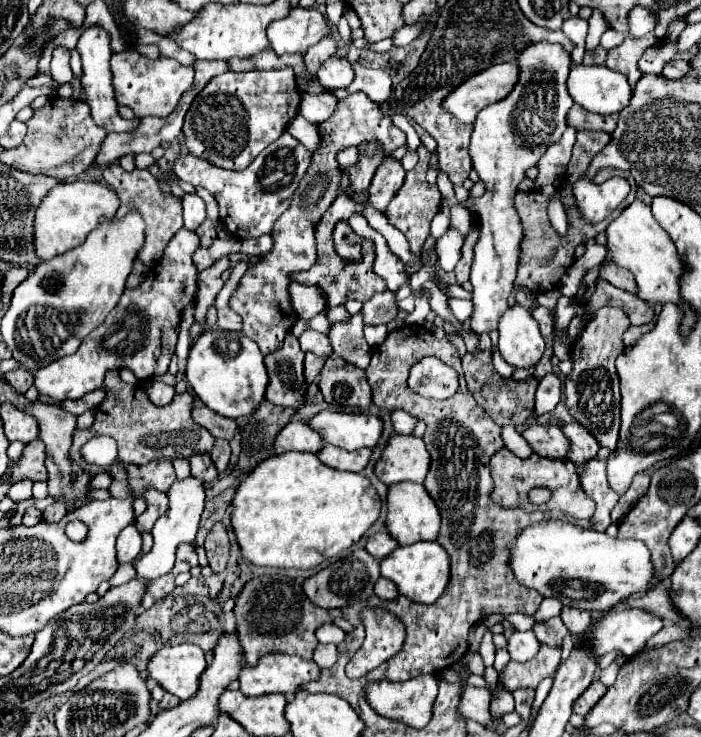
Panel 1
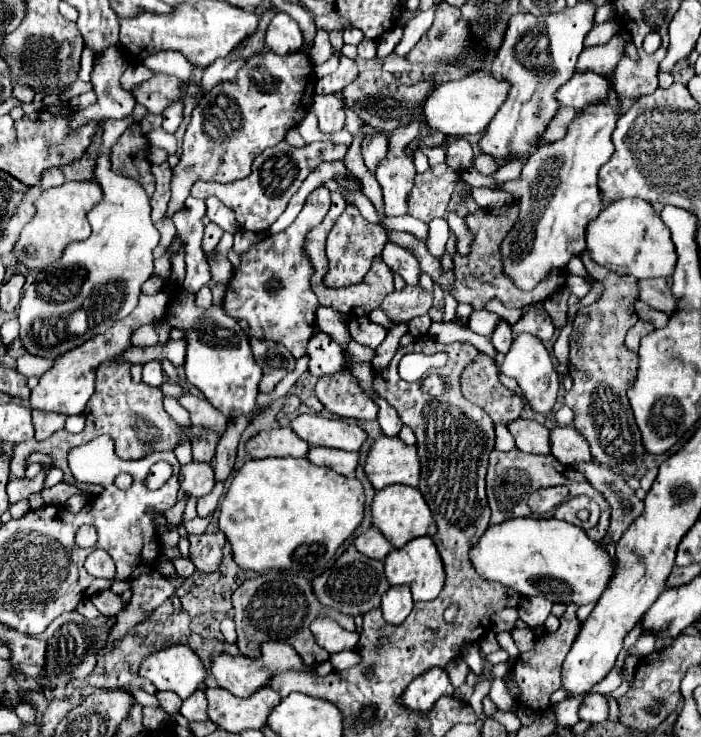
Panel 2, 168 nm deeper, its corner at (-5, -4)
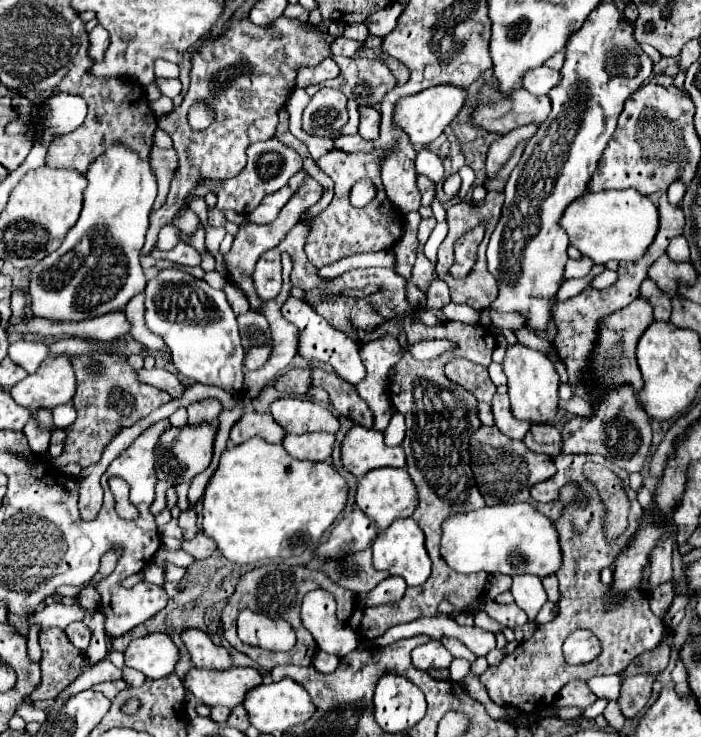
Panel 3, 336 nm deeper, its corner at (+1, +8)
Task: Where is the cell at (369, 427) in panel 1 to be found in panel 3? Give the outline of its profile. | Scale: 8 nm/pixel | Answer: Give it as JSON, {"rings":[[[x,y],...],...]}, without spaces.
{"rings":[[[285,396],[281,400],[275,400],[269,412],[289,434],[305,432],[337,434],[339,430],[339,418],[335,418],[333,412],[329,412],[325,406],[308,399]]]}

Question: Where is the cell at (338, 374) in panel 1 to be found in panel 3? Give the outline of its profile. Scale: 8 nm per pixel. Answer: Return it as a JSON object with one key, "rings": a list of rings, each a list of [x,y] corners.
{"rings":[[[313,368],[311,378],[313,378],[313,386],[327,390],[333,408],[341,416],[347,416],[365,428],[373,426],[373,414],[353,384],[347,384],[345,380],[341,380],[339,376],[335,376],[323,368]]]}

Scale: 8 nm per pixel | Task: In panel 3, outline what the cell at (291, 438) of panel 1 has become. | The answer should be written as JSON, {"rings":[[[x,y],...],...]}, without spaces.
{"rings":[[[247,410],[243,418],[231,428],[231,442],[237,446],[251,440],[253,436],[261,436],[271,444],[281,444],[285,438],[285,428],[281,428],[269,412],[259,414],[255,410]]]}

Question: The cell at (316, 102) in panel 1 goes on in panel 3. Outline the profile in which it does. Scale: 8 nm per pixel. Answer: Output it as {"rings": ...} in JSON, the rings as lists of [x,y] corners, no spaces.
{"rings":[[[321,88],[313,94],[303,112],[303,130],[307,134],[329,136],[347,122],[347,98],[333,88]]]}

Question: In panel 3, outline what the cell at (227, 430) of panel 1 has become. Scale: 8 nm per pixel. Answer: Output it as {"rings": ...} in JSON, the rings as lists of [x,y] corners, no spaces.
{"rings":[[[153,368],[153,370],[139,370],[139,380],[155,386],[155,388],[161,388],[165,392],[171,394],[171,398],[181,398],[183,396],[183,390],[185,386],[179,382],[179,378],[163,368]]]}

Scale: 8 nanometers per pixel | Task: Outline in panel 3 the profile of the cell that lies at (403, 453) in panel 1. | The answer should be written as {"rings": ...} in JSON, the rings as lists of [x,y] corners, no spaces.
{"rings":[[[355,424],[349,430],[341,446],[341,458],[343,458],[343,466],[357,478],[365,476],[369,470],[375,468],[405,466],[403,446],[385,446],[381,430],[363,428],[359,424]]]}

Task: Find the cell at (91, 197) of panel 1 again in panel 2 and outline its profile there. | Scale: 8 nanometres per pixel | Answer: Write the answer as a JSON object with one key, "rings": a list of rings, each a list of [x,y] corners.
{"rings":[[[65,182],[55,188],[47,188],[35,202],[35,216],[21,228],[19,240],[15,244],[17,264],[27,270],[41,270],[53,264],[67,244],[85,240],[91,234],[91,226],[87,222],[87,212],[101,200],[103,192],[97,182]]]}

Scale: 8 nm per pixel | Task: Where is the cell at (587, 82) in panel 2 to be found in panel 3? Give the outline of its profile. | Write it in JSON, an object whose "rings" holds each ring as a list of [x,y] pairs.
{"rings":[[[539,66],[527,74],[527,78],[523,80],[523,88],[527,88],[531,94],[541,96],[541,94],[549,94],[549,90],[555,88],[559,82],[561,82],[559,70]]]}

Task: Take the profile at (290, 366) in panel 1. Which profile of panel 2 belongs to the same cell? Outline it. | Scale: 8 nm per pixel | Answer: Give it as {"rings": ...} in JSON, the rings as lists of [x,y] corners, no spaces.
{"rings":[[[253,336],[249,338],[249,344],[257,364],[263,370],[259,392],[271,392],[283,376],[295,370],[295,358],[283,344],[269,340],[253,340]]]}

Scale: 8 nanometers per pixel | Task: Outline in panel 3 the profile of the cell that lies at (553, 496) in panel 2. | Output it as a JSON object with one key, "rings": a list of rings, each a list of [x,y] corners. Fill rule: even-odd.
{"rings":[[[561,452],[555,458],[557,474],[549,480],[543,480],[535,486],[531,486],[531,498],[537,502],[553,502],[557,500],[557,490],[575,480],[581,484],[581,488],[589,496],[589,506],[581,508],[577,500],[573,500],[567,508],[565,514],[553,522],[559,530],[559,540],[563,548],[563,572],[559,572],[559,590],[561,598],[557,602],[559,612],[557,616],[547,622],[539,624],[535,634],[521,642],[511,654],[507,654],[501,664],[489,666],[489,670],[479,678],[487,692],[489,698],[499,704],[499,706],[511,706],[517,708],[519,712],[525,714],[539,714],[541,710],[549,708],[557,696],[557,692],[571,680],[587,680],[593,676],[607,676],[607,674],[619,674],[623,668],[629,666],[629,662],[655,648],[661,642],[661,632],[663,632],[663,622],[649,610],[649,598],[645,592],[631,592],[627,600],[613,612],[603,612],[603,602],[607,594],[607,586],[599,582],[599,572],[603,566],[611,566],[615,562],[615,556],[621,552],[621,548],[627,544],[627,536],[619,536],[613,542],[605,540],[605,504],[599,500],[597,488],[583,478],[583,464],[587,460],[593,460],[591,454],[565,454]],[[577,628],[589,628],[601,638],[603,652],[595,660],[595,664],[585,664],[585,666],[567,666],[561,646],[565,638],[577,630]]]}

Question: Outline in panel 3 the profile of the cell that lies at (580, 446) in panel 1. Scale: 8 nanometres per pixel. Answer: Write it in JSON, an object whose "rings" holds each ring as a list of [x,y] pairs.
{"rings":[[[533,424],[523,442],[529,450],[555,458],[563,448],[563,434],[555,424]]]}

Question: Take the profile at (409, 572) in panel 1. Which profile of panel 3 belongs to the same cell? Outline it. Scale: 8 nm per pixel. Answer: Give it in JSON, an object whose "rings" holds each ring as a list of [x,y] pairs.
{"rings":[[[413,518],[397,520],[387,530],[381,530],[375,538],[373,546],[373,564],[379,570],[387,570],[389,574],[405,578],[407,586],[421,586],[431,574],[431,558],[425,548],[425,534]]]}

